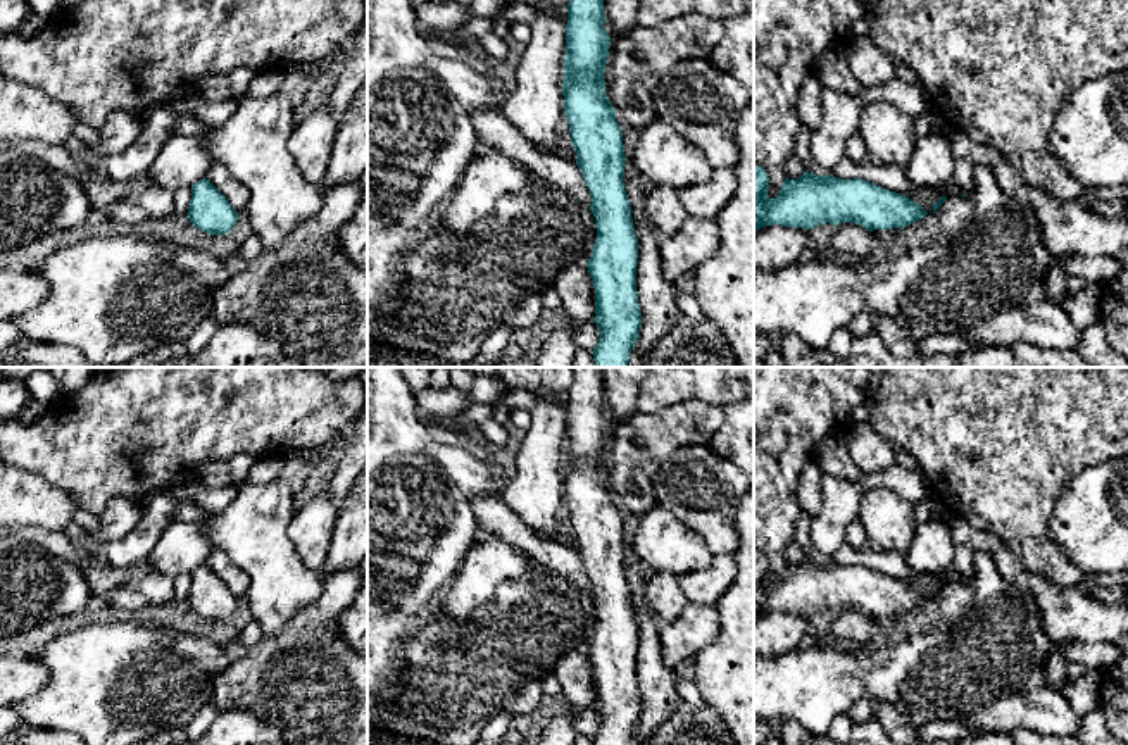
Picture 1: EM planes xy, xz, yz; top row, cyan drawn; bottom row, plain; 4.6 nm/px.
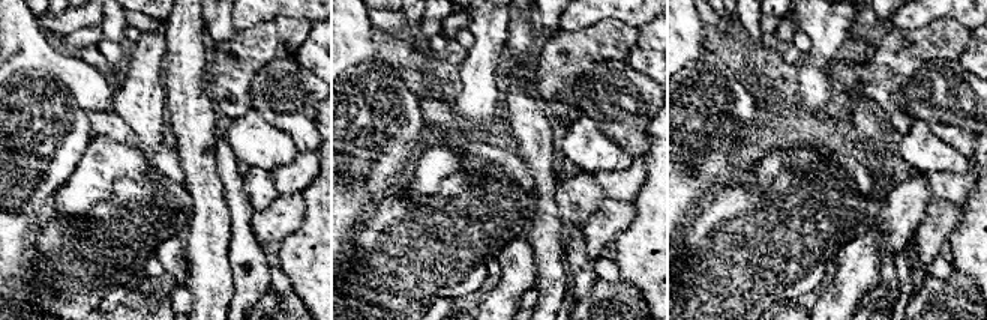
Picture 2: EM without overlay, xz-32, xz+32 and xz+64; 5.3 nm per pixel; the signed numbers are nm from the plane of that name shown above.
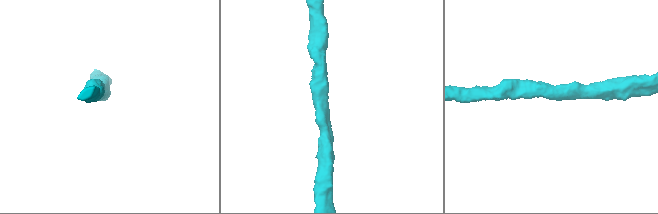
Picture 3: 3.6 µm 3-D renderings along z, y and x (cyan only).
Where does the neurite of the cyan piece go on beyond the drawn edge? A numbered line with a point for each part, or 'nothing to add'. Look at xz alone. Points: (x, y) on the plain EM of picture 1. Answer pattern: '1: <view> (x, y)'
nothing to add

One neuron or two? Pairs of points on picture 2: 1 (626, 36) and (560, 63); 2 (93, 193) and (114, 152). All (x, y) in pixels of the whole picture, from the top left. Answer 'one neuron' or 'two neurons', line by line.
1: one neuron
2: one neuron

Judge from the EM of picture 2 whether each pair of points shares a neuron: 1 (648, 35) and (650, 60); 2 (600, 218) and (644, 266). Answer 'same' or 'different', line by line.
1: same
2: different

